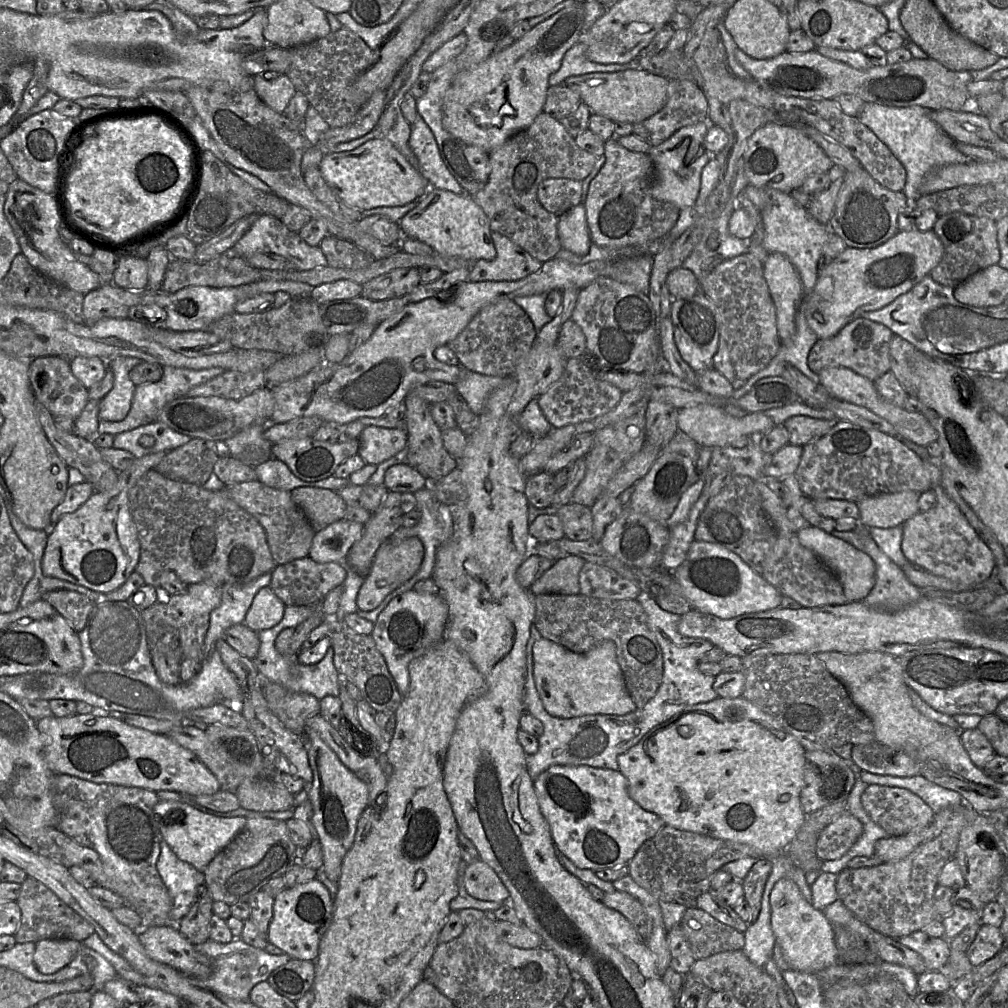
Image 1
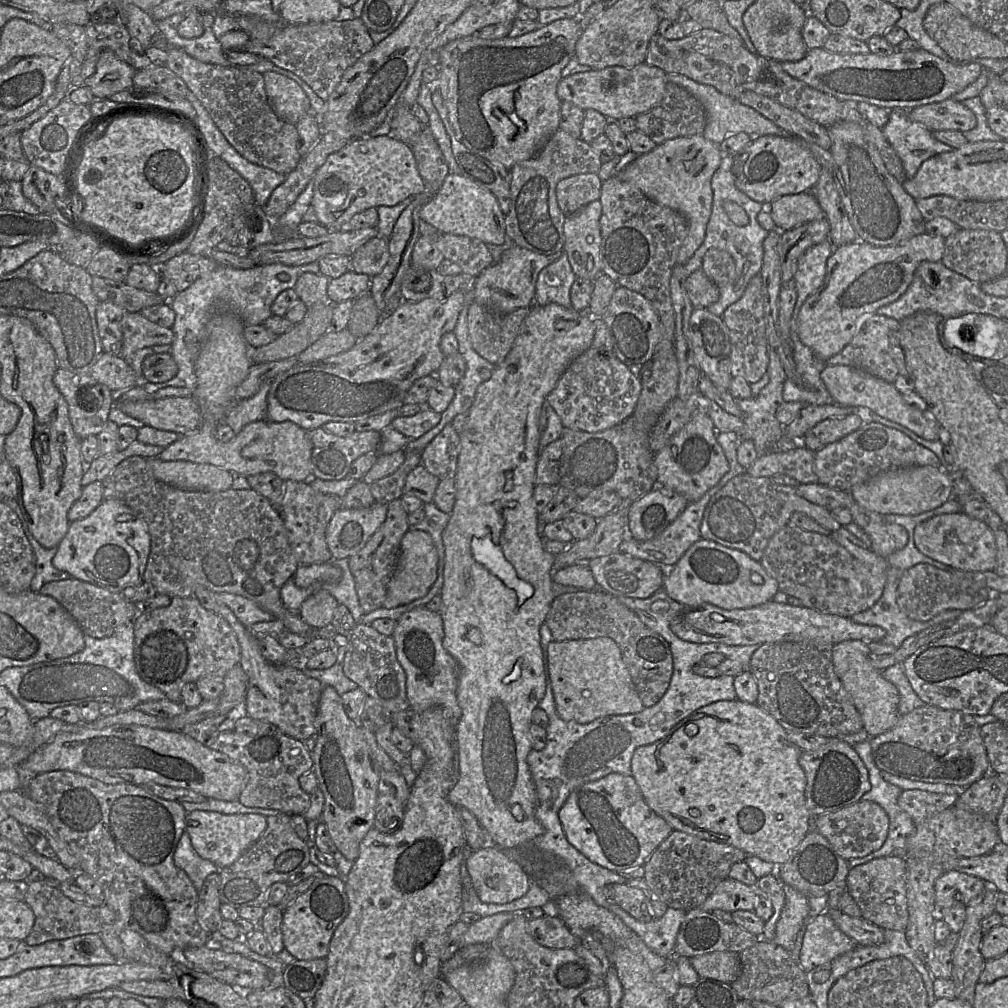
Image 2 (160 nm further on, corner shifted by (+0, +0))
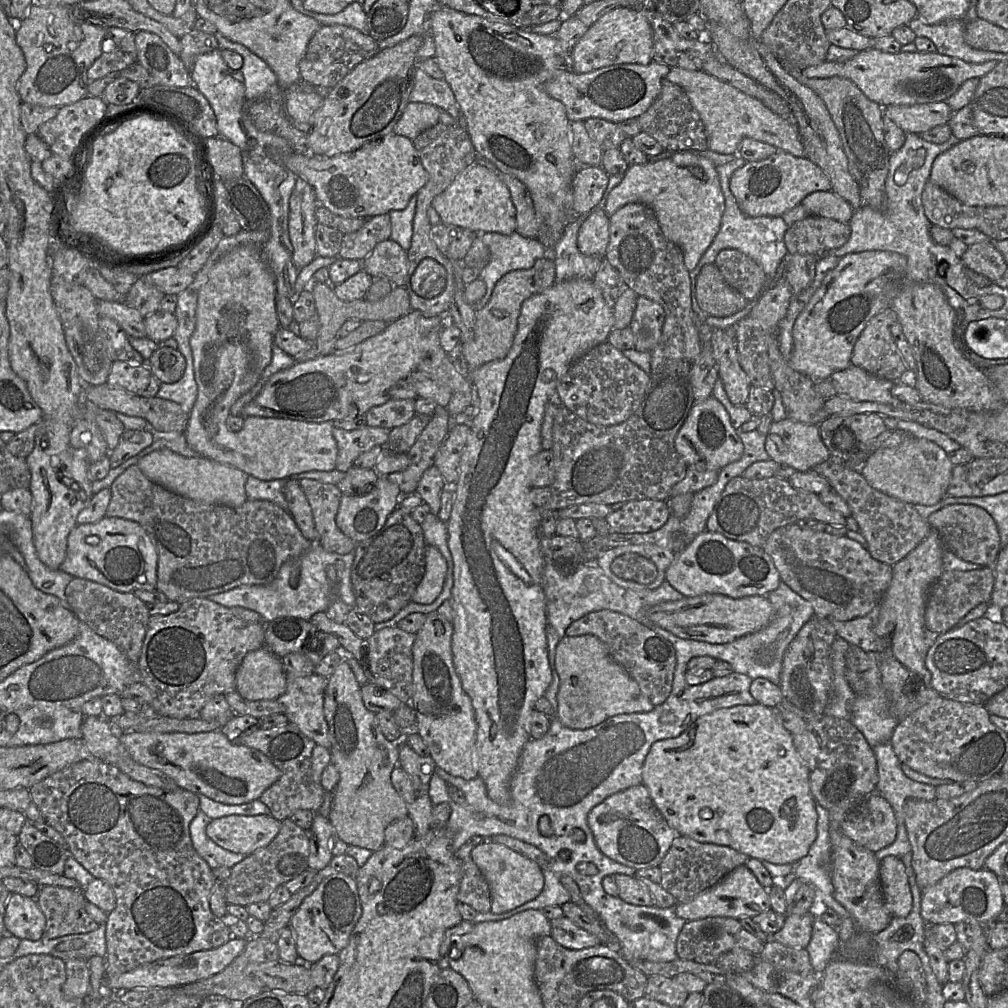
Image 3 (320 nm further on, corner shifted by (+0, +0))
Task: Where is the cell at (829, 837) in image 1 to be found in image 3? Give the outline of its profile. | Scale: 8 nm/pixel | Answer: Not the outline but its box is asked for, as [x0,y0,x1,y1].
[841,791,897,852]

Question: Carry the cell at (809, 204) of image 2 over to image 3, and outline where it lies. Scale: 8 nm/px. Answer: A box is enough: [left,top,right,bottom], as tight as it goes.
[799,190,855,223]

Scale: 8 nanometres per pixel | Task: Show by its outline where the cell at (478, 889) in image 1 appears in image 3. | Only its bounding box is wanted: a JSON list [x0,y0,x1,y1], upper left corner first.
[470,843,544,914]

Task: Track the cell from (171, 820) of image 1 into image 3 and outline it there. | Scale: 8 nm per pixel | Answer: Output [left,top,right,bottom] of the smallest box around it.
[207,815,281,856]

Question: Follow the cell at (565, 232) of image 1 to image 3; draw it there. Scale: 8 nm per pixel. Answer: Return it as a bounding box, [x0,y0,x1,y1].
[577,207,609,257]

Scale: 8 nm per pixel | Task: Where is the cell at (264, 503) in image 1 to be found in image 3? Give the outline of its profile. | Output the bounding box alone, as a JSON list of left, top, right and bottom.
[298,479,356,555]

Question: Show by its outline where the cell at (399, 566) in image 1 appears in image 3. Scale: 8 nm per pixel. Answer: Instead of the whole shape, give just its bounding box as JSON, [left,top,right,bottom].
[411,546,447,604]

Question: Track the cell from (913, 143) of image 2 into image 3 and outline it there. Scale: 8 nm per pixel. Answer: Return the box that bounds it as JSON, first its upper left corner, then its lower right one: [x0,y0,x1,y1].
[828,133,961,293]

